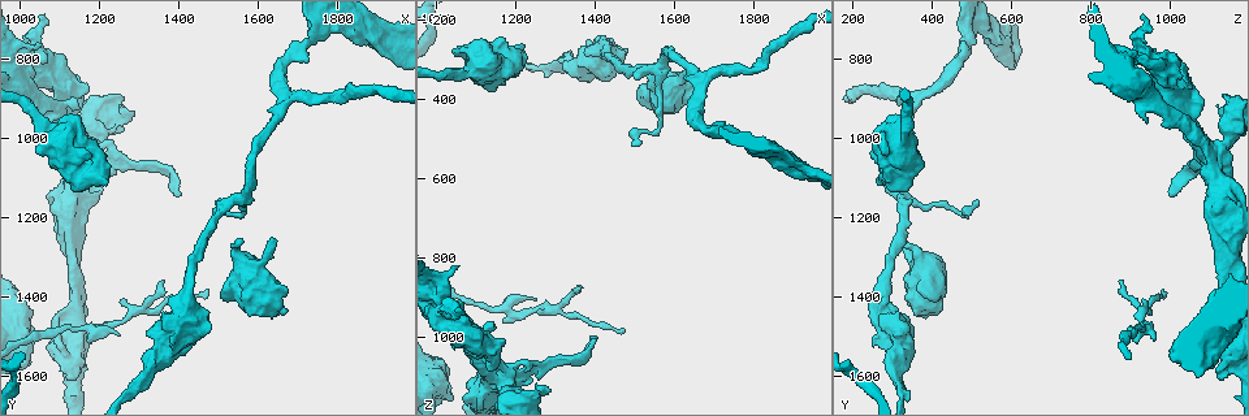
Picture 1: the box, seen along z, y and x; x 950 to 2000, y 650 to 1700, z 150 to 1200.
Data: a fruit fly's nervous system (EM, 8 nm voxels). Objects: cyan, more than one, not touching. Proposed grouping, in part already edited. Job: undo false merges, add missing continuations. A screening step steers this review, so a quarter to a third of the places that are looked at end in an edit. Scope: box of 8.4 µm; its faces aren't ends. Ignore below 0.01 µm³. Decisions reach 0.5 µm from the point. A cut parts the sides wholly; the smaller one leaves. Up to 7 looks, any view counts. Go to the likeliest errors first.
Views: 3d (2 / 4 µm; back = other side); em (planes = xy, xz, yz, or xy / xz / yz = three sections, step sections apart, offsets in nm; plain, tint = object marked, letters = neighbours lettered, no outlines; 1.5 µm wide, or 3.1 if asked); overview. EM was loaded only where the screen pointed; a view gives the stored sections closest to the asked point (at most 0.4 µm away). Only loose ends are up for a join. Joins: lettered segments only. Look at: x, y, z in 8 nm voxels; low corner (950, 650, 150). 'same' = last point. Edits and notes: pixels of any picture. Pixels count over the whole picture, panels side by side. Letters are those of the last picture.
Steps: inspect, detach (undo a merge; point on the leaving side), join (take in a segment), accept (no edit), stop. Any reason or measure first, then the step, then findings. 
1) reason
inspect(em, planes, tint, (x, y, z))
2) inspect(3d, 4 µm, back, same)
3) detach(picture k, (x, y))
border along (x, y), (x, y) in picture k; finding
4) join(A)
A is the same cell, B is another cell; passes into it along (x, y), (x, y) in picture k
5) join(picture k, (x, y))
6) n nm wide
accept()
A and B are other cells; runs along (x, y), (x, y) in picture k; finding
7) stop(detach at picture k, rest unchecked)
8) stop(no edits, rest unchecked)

free end
inspect(3d, 4 µm, (1215, 1110, 260))

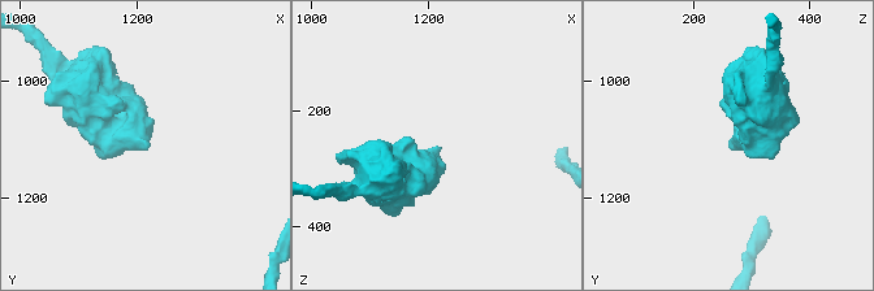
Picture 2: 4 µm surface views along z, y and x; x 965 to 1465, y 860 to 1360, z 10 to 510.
now the EM
inspect(em, xz, step 4, tint, (1215, 1105, 265))

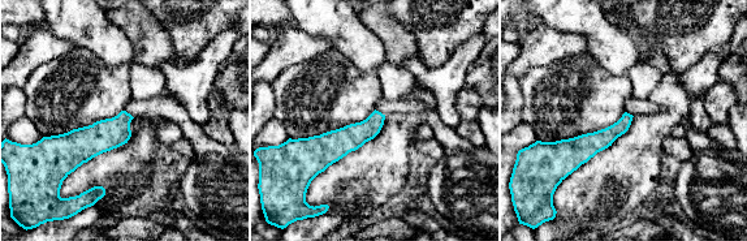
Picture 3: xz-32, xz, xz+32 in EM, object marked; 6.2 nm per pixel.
cut it another way
inspect(em, planes, letters, same)

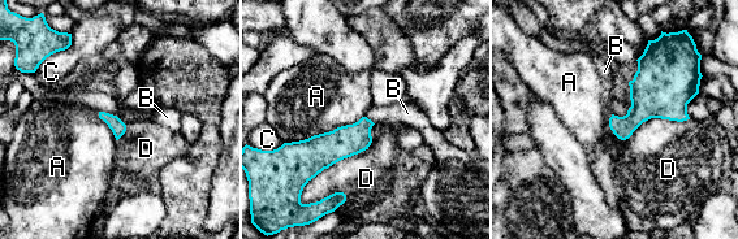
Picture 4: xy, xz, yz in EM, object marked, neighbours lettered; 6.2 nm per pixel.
accept()
A, B, C and D are other cells; none of them fits

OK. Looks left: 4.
free end
inspect(3d, 2 µm, (1405, 1135, 1000))

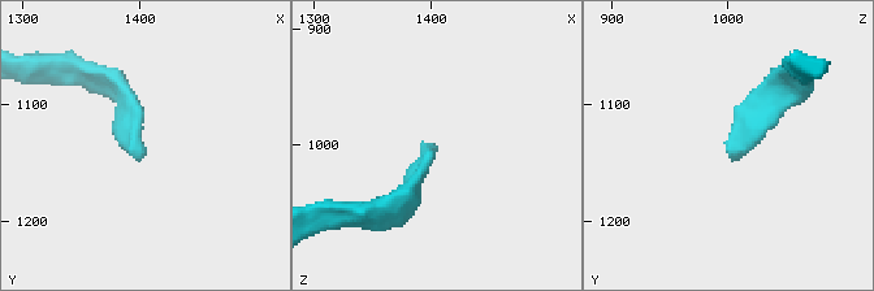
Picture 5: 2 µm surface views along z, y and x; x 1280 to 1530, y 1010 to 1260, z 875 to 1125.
inspect(em, planes, tint, (1404, 1138, 998))

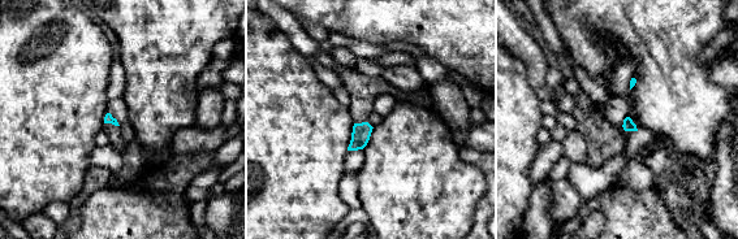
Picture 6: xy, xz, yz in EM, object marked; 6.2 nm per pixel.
see the neighbours
inspect(em, planes, letters, same)

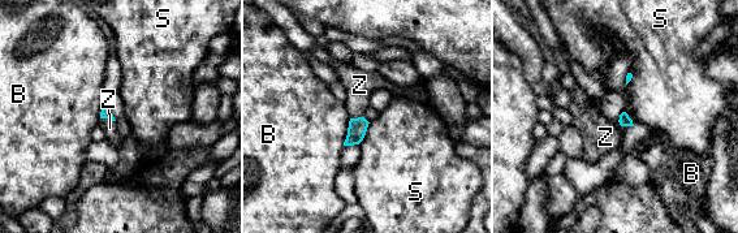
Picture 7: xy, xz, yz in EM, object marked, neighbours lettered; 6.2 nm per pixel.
join(Z)
Z is the same cell, B and S are other cells; passes into it along (104, 113), (108, 119), (109, 128) in picture 7; the neuron continues

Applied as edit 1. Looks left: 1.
stop(join at picture 7, rest unchecked)

